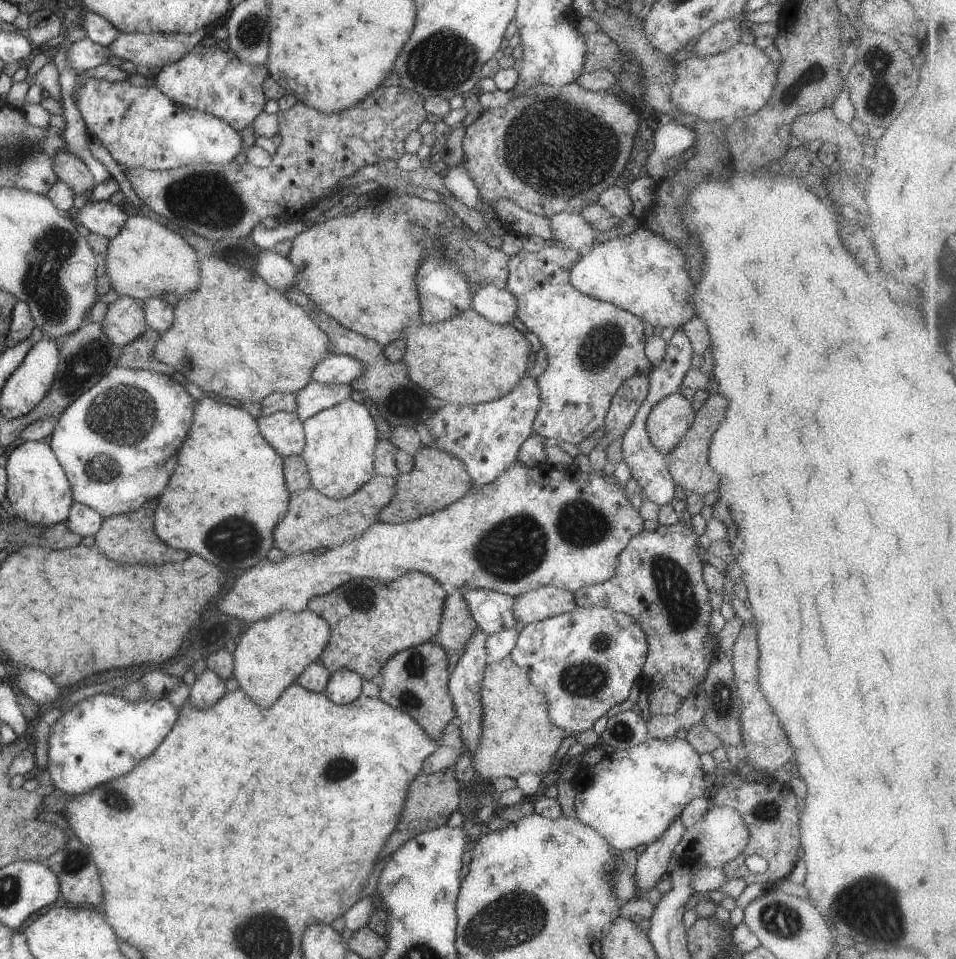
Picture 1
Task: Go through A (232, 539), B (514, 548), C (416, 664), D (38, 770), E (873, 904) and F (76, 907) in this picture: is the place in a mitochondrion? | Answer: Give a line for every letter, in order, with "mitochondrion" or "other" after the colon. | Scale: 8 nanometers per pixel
A: mitochondrion
B: mitochondrion
C: mitochondrion
D: other
E: mitochondrion
F: other

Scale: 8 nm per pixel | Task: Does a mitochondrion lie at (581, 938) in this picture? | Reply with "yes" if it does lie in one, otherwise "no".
no

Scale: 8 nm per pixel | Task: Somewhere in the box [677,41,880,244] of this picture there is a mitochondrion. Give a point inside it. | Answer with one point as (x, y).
(813, 75)

